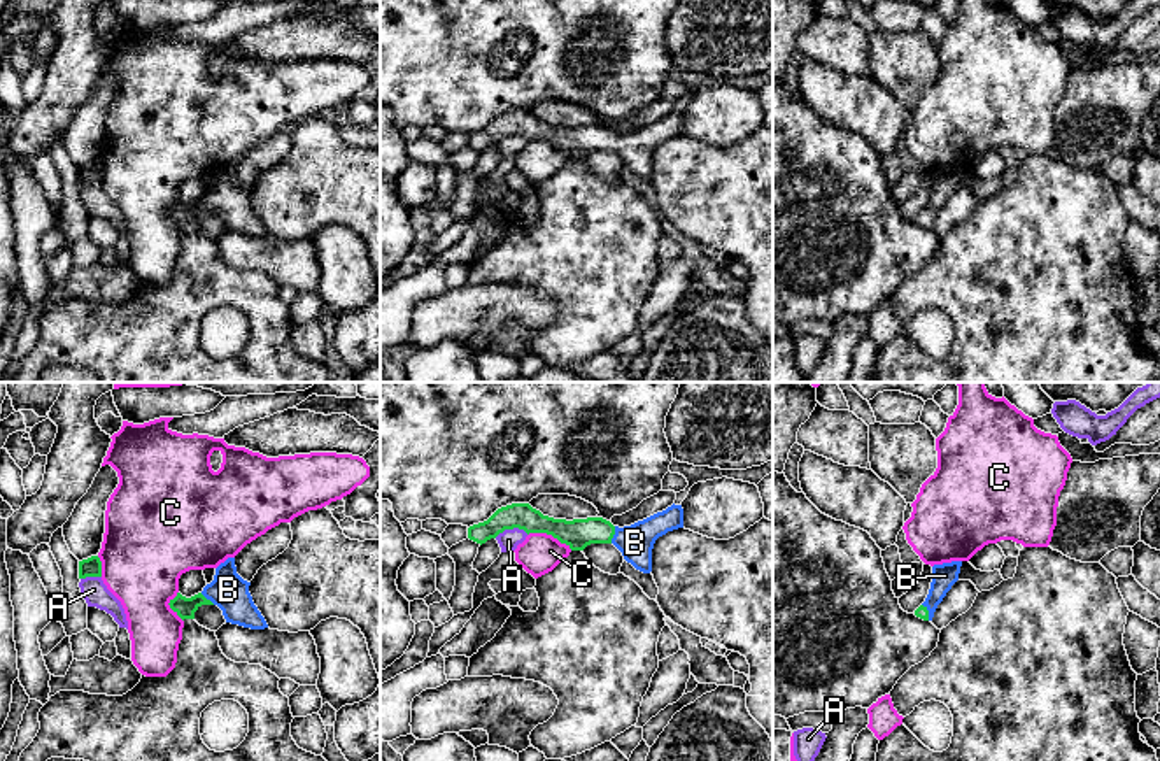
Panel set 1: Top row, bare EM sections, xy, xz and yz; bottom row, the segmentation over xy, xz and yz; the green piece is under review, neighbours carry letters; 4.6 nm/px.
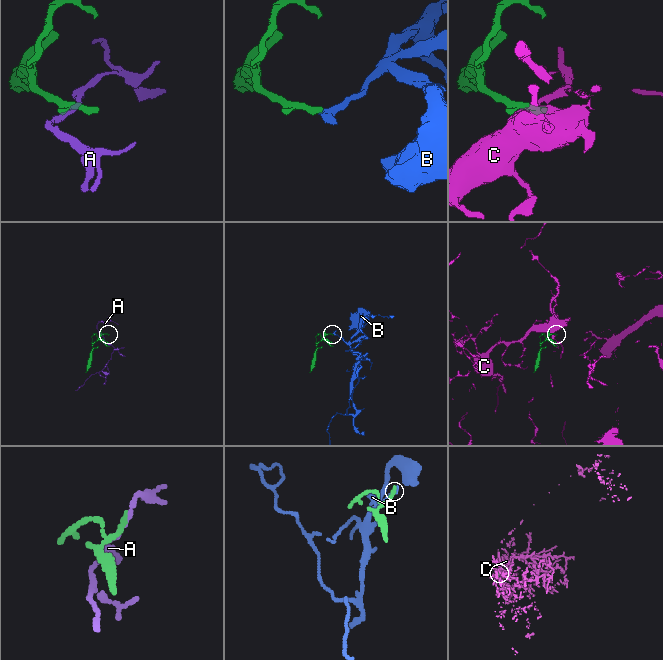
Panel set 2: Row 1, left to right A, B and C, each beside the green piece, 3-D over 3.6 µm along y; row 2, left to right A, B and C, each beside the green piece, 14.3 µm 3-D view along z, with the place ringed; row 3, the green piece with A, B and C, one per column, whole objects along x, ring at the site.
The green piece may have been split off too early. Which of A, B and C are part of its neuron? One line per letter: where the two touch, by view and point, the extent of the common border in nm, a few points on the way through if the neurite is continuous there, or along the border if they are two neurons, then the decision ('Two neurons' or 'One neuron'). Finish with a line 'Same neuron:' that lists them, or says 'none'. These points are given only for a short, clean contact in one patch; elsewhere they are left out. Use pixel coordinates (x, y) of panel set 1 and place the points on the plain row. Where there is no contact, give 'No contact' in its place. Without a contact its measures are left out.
A: Touches green at xz (510, 135). Shared border 160 nm. Boundary: xz (528, 141), (517, 135), (505, 135), (495, 144). Two neurons
B: Touches green at xz (614, 141). Shared border 80 nm. Path across: xz (579, 141), (614, 141), (635, 149). One neuron
C: Touches green at xz (551, 141). Shared border 220 nm. Two neurons
Same neuron: B

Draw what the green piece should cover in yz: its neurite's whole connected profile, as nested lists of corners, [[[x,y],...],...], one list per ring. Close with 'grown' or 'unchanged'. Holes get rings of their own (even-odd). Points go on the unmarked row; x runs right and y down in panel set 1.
[[[951,168],[932,174],[932,189],[925,209],[915,217],[923,228],[932,228],[937,212],[943,209],[951,193],[958,188],[962,168]]]; grown

